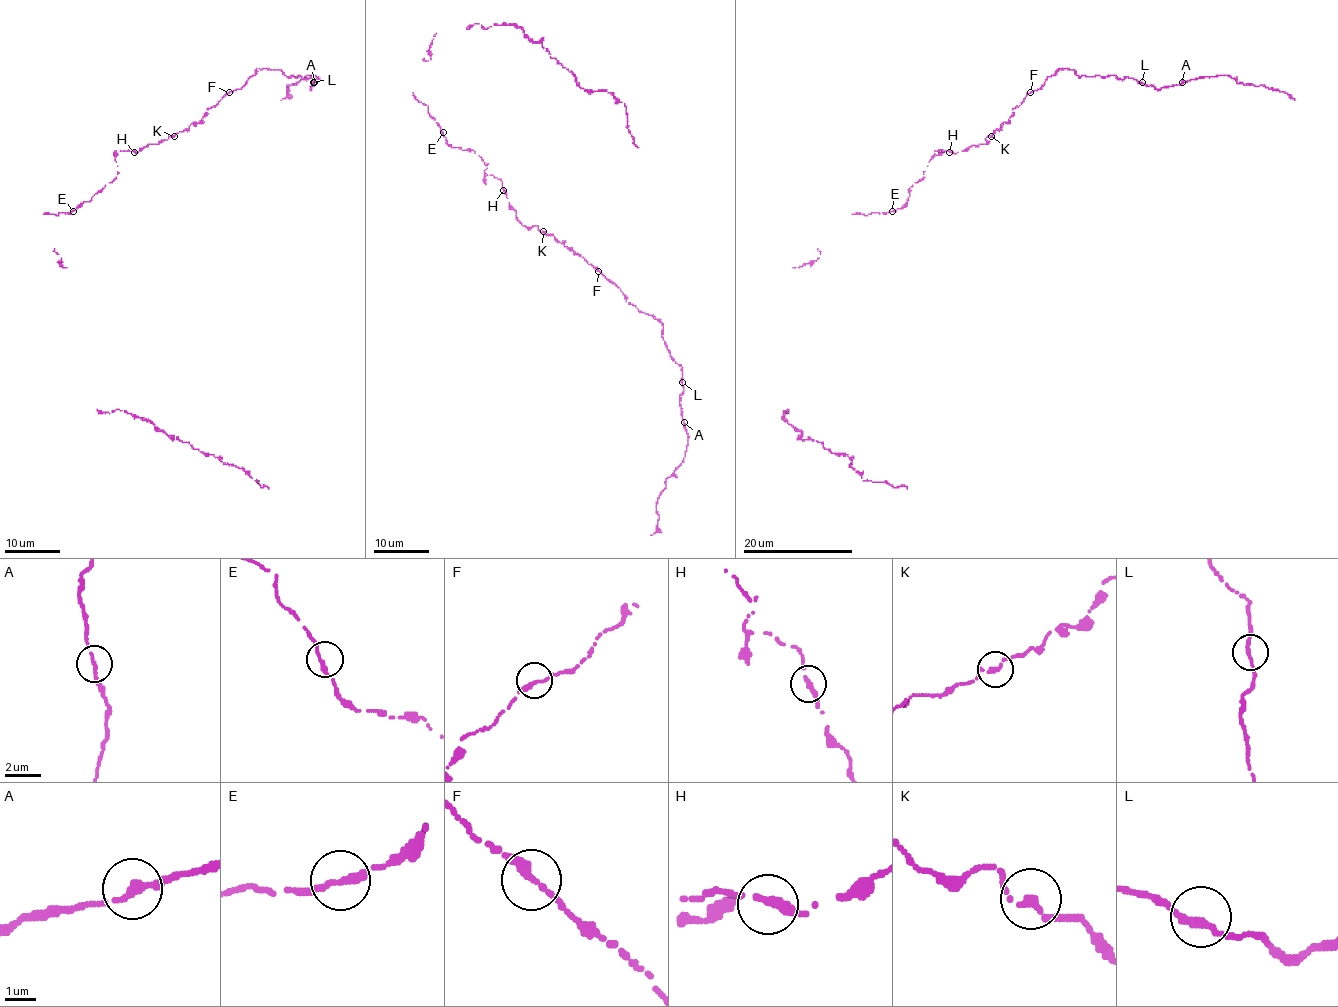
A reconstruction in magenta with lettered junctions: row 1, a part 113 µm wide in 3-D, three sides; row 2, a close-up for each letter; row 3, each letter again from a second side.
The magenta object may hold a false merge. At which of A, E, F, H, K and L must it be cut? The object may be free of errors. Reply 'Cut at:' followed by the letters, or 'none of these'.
Cut at: none of these

